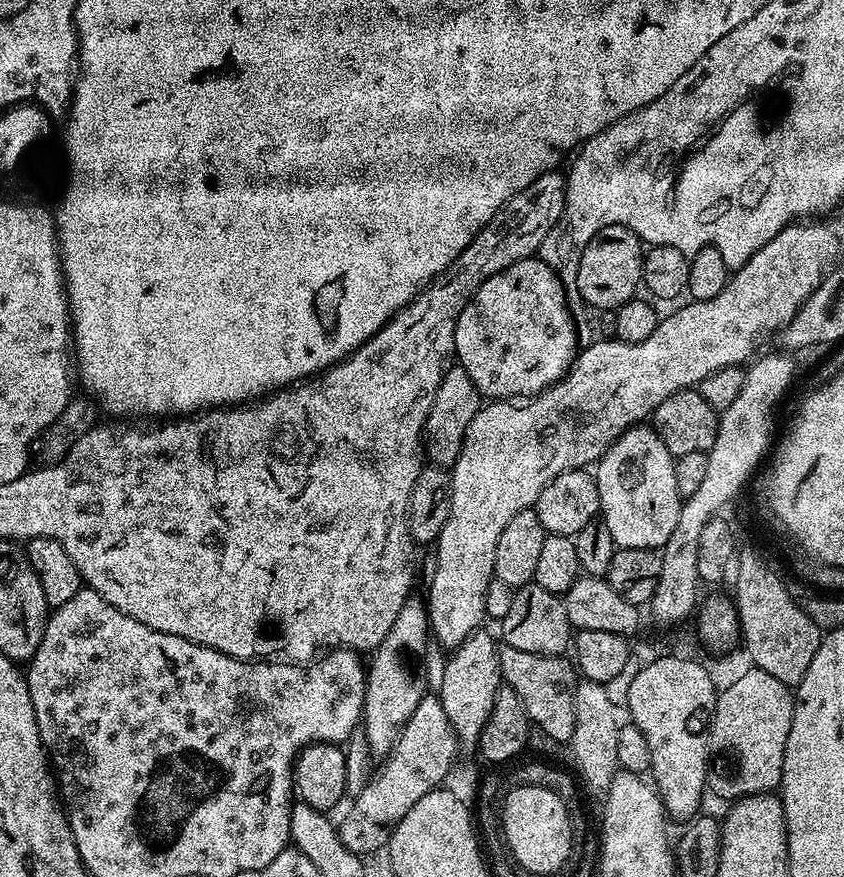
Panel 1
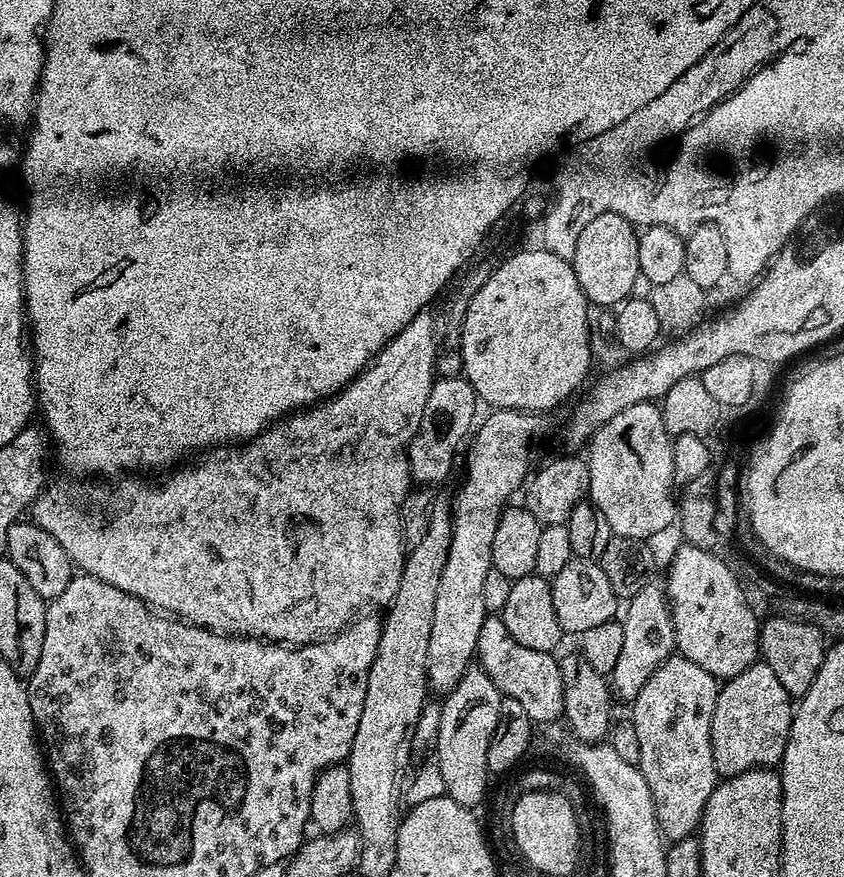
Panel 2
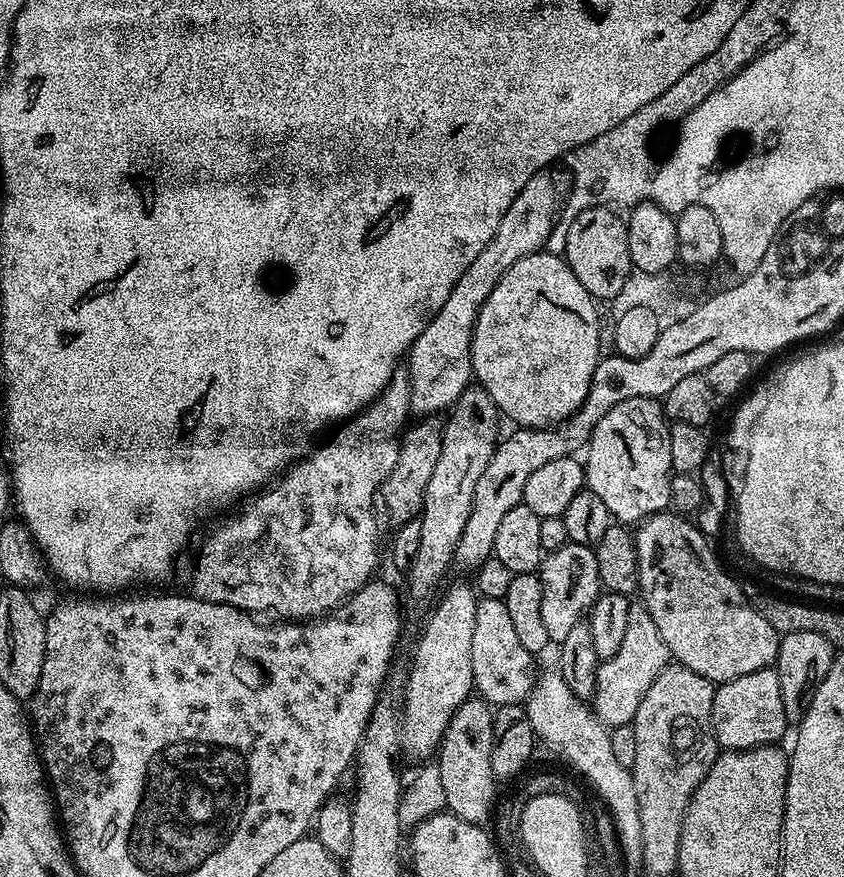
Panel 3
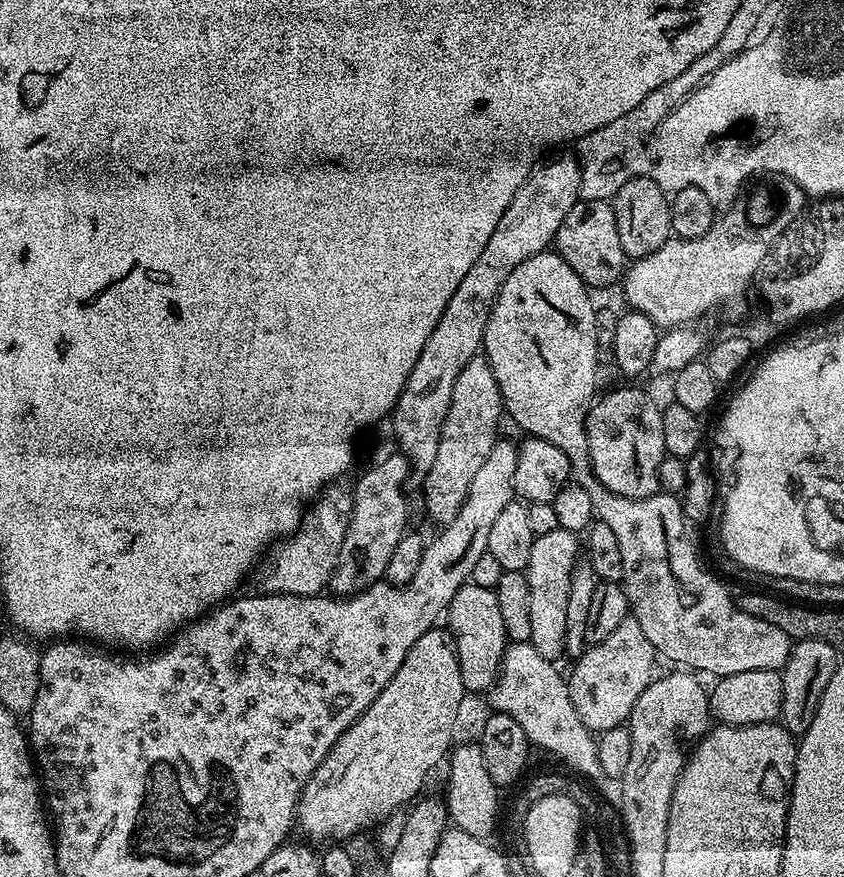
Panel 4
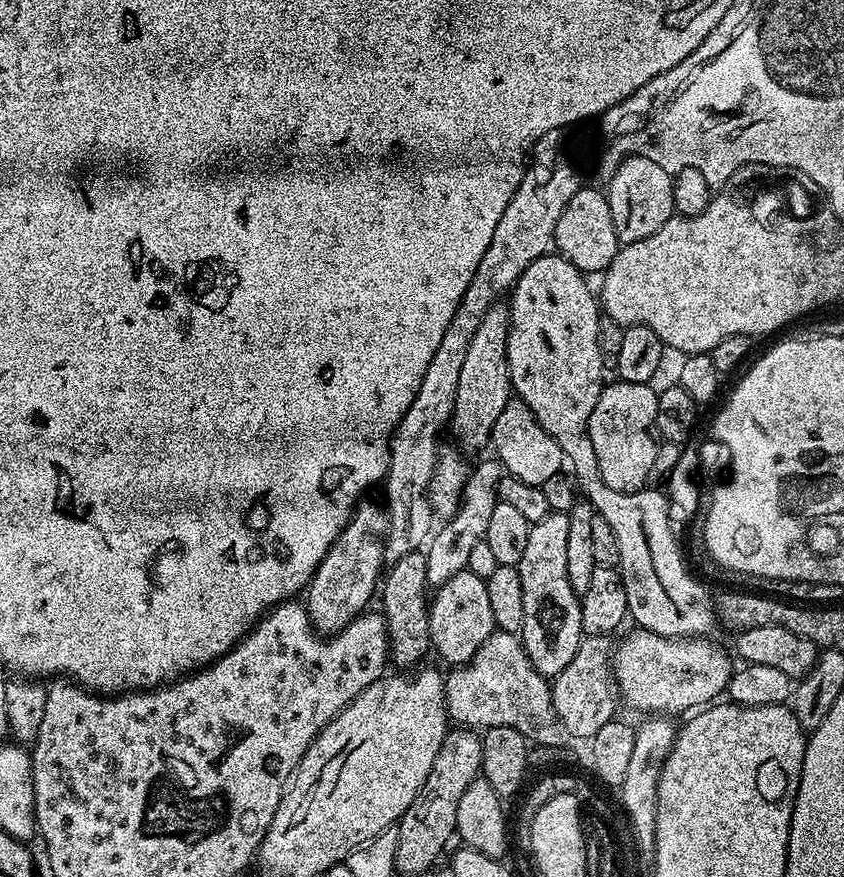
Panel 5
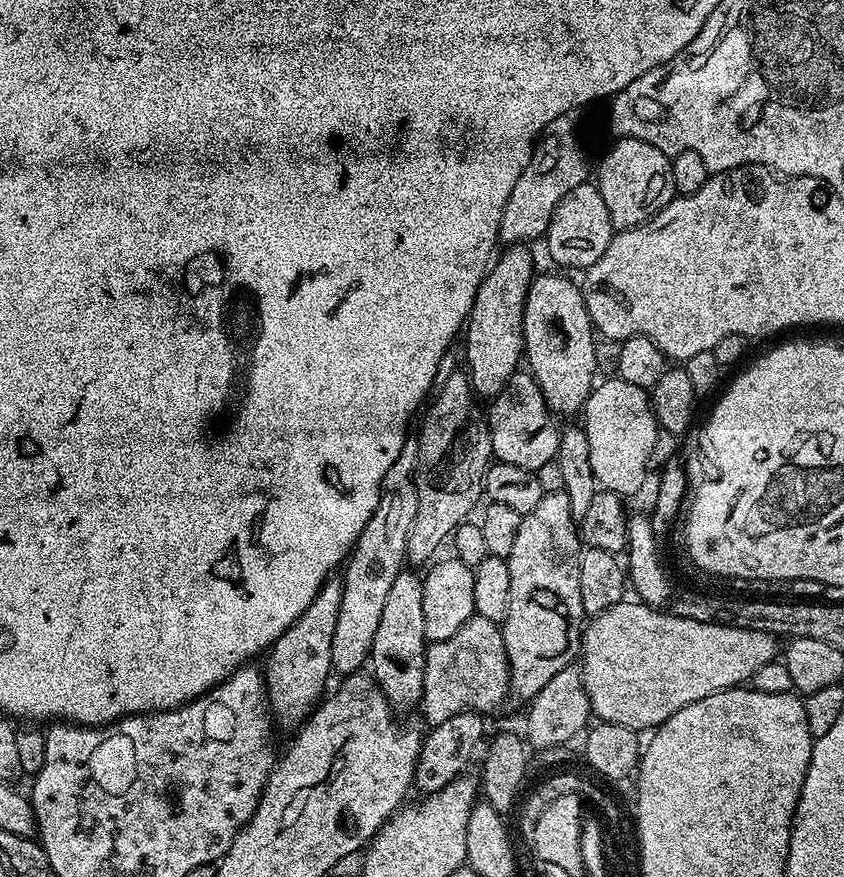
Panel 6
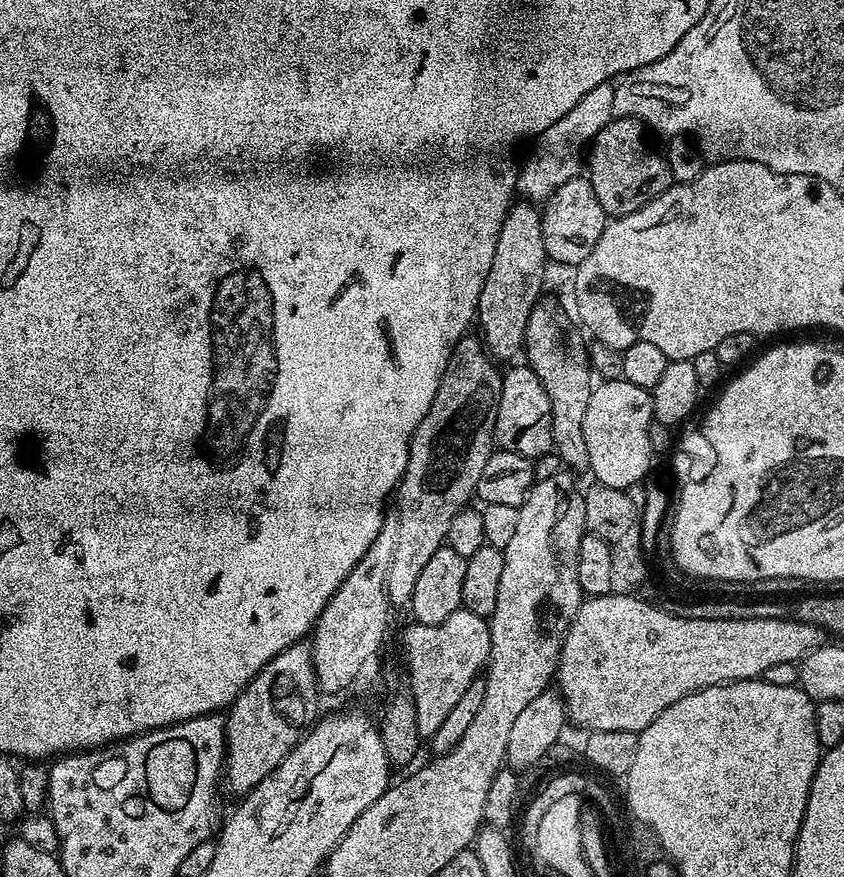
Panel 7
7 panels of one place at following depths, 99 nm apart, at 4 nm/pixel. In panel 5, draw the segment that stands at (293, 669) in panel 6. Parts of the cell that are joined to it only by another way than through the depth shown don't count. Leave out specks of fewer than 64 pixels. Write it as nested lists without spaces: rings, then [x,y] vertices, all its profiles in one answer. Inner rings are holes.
[[[376,504],[356,505],[352,519],[338,534],[326,557],[316,567],[304,591],[304,605],[312,627],[322,636],[344,629],[366,609],[377,591],[384,566],[384,535],[388,533],[388,513]]]

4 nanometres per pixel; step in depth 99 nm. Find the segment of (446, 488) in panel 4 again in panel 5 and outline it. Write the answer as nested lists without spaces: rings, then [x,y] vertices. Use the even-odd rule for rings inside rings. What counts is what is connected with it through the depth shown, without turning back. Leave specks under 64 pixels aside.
[[[493,304],[492,309],[482,318],[478,330],[474,330],[474,338],[470,338],[470,347],[466,349],[462,371],[458,374],[458,394],[454,398],[450,432],[452,428],[457,442],[461,444],[459,447],[465,453],[489,447],[494,422],[498,422],[498,414],[502,414],[502,410],[514,396],[506,358],[508,308],[502,304]]]

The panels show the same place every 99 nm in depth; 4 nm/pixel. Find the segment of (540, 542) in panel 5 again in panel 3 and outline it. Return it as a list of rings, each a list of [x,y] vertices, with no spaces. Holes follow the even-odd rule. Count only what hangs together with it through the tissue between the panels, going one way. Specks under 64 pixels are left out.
[[[563,544],[543,557],[538,575],[542,582],[542,626],[546,626],[549,641],[558,642],[566,638],[574,622],[587,617],[602,594],[596,553],[587,544]]]

